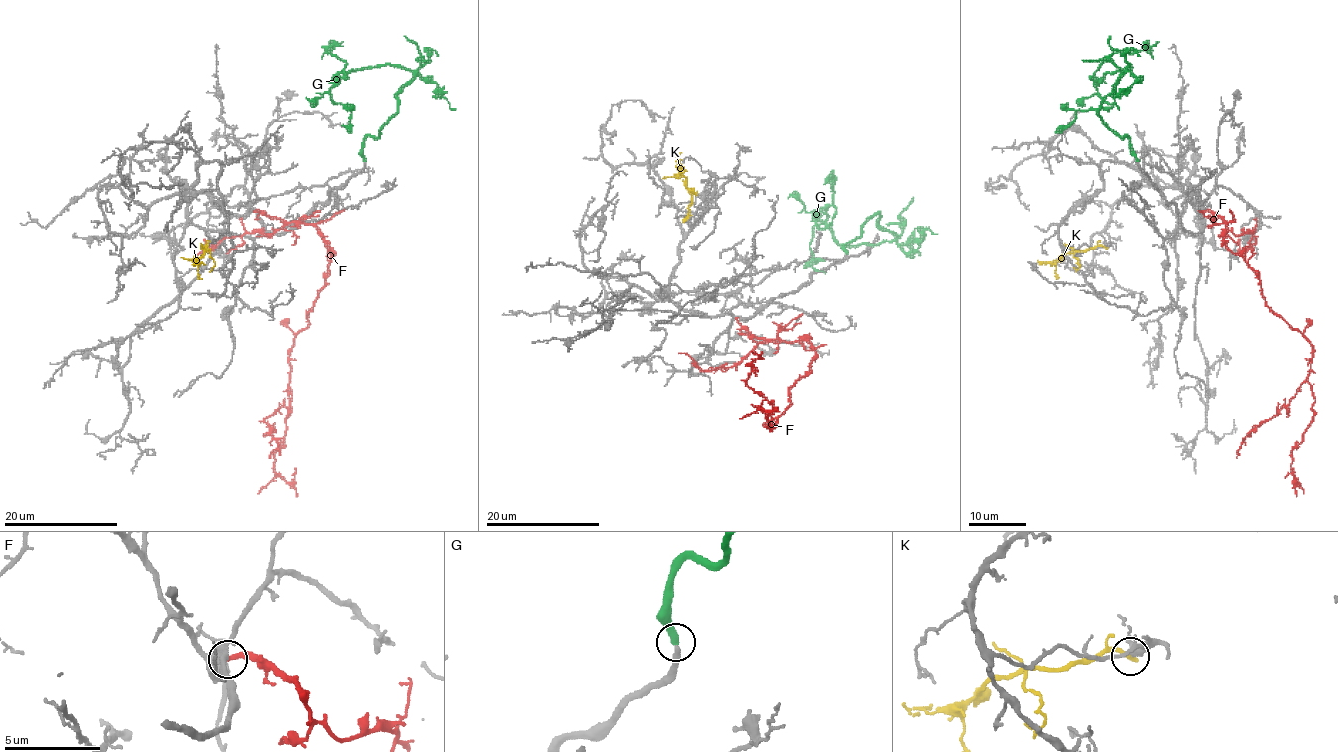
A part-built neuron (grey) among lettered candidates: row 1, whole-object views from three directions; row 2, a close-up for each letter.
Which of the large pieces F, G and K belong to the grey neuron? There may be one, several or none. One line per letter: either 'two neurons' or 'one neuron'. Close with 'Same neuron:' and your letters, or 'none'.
F: two neurons
G: two neurons
K: two neurons
Same neuron: none

